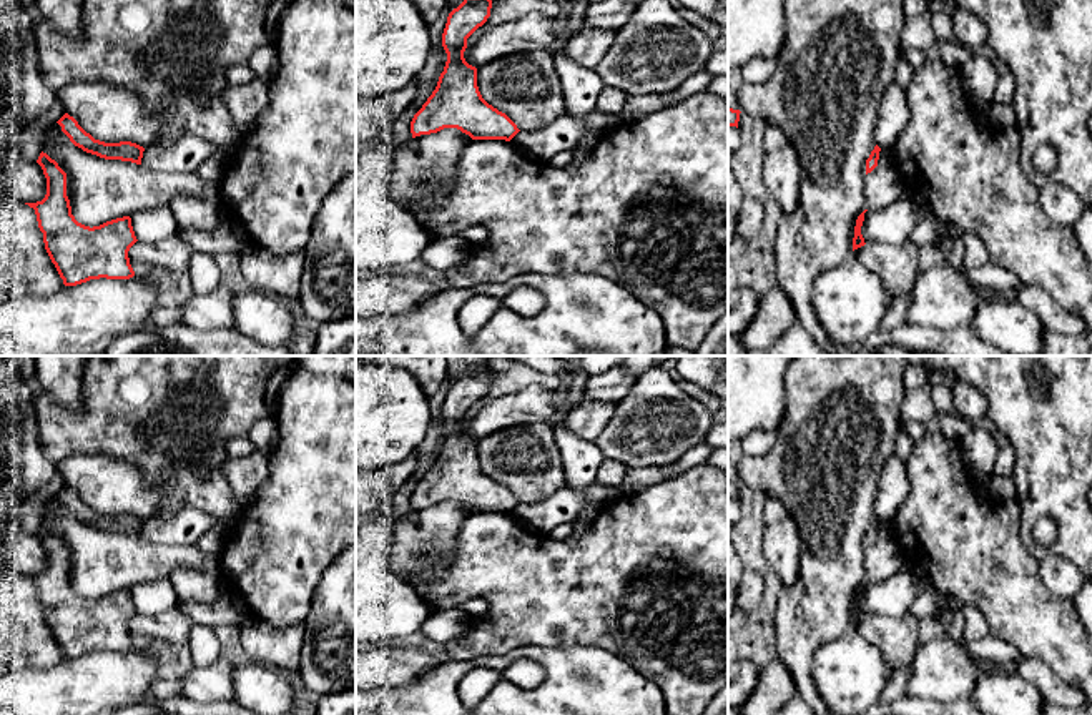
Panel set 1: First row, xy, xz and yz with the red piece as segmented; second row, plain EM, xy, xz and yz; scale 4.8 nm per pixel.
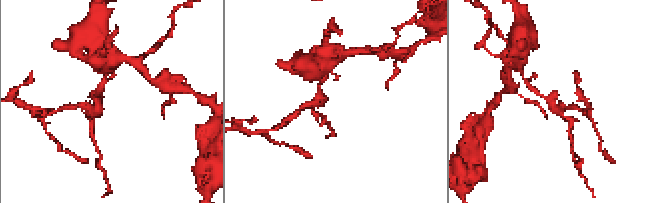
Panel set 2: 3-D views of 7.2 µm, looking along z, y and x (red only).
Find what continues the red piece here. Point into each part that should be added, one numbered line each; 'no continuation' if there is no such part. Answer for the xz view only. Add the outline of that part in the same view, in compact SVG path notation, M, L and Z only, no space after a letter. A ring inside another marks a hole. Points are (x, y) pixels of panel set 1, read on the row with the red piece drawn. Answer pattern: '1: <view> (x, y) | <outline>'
no continuation

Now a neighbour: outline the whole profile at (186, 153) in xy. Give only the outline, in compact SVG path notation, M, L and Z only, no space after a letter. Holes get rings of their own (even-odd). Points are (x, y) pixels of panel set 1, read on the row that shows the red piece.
M184 135L170 148L145 148L141 165L165 173L196 171L206 158L214 155L229 156L233 151L233 145L221 148L214 140Z

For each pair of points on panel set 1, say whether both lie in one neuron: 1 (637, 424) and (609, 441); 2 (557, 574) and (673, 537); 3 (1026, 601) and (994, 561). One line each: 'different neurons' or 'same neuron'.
1: same neuron
2: same neuron
3: same neuron

